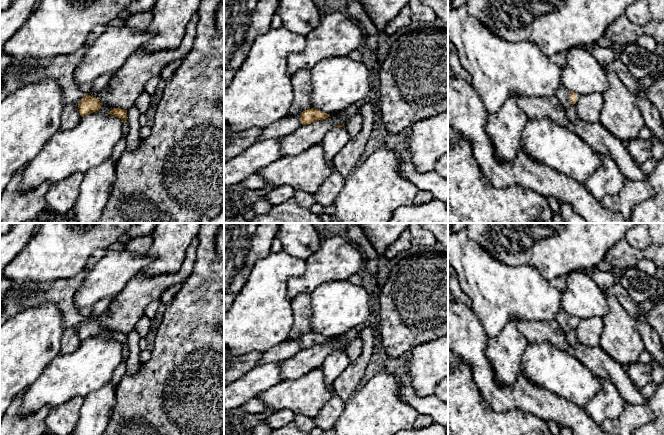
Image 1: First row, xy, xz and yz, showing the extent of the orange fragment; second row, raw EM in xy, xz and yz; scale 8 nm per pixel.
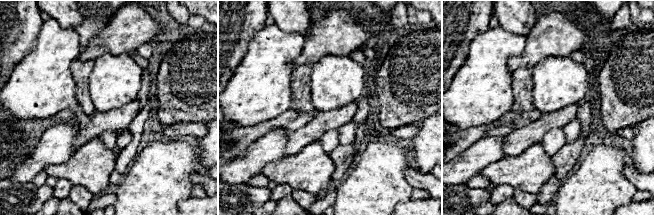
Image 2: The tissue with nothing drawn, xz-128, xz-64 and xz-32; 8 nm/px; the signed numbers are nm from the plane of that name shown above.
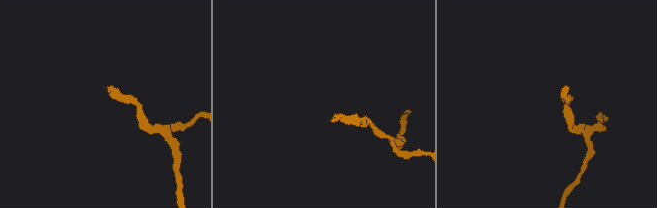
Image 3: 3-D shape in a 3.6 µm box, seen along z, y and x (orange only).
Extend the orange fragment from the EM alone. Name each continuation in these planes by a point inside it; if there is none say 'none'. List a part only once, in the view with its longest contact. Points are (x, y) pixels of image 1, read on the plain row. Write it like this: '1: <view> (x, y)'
1: yz (563, 318)

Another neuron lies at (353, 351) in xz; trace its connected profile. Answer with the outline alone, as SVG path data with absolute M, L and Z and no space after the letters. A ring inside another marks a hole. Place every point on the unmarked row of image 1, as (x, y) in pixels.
M358 334L357 337L345 349L345 354L348 356L351 363L353 363L359 358L362 352L362 347L363 347L363 342Z

